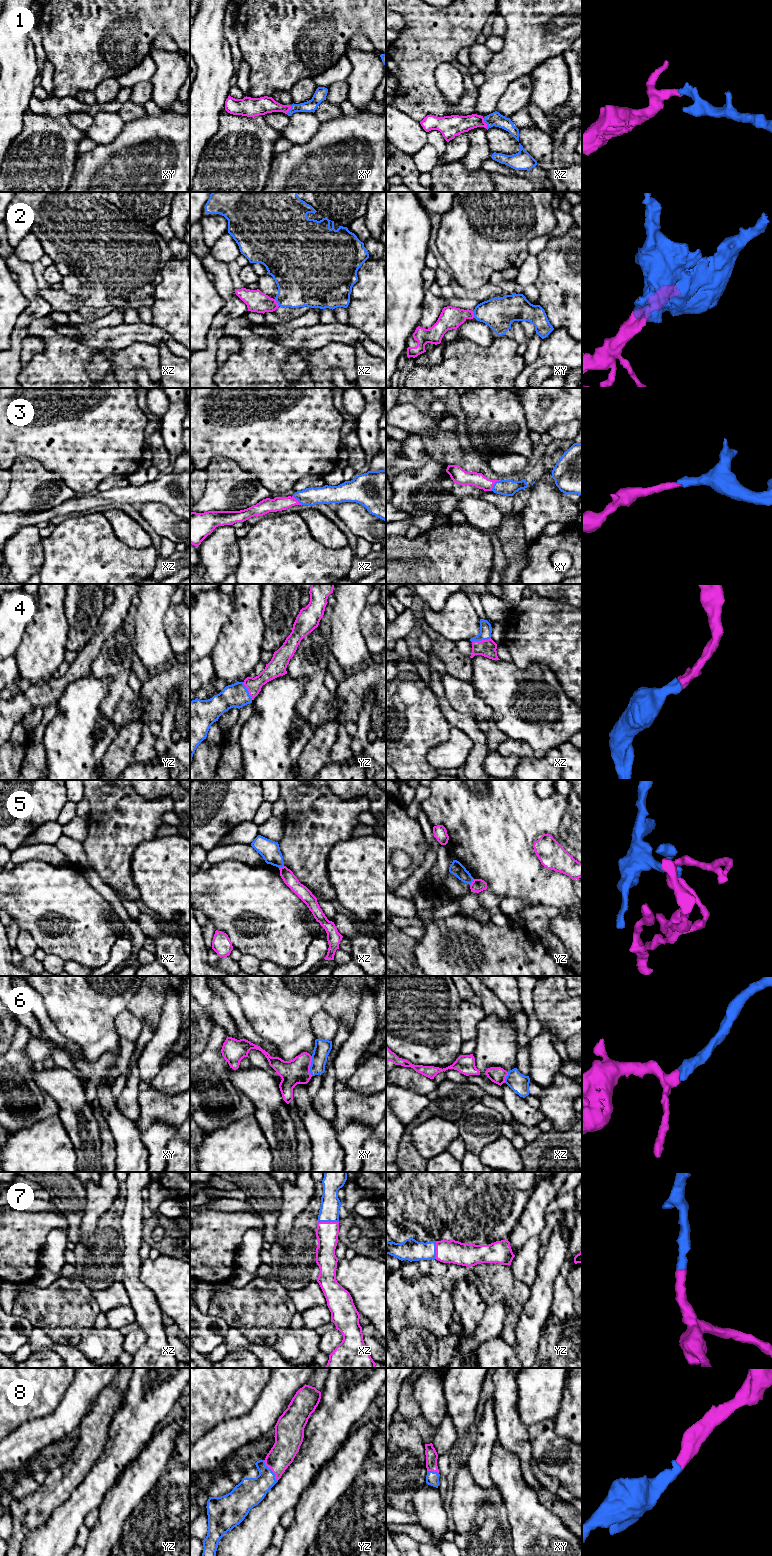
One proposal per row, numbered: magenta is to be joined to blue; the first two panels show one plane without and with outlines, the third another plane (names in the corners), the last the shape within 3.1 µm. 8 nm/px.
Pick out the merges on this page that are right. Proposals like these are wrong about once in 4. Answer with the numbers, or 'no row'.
1, 2, 3, 4, 6, 7, 8

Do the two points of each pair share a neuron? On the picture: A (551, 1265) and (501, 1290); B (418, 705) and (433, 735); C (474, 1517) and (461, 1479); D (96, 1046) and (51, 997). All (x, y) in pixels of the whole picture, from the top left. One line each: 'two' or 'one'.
A: two
B: one
C: one
D: one

